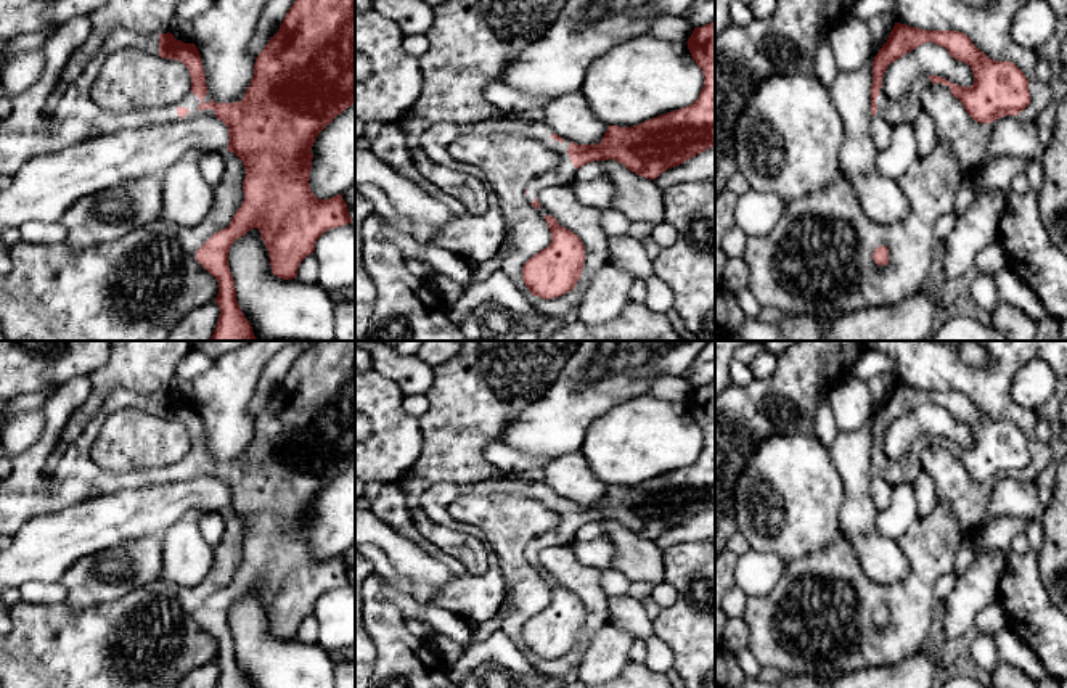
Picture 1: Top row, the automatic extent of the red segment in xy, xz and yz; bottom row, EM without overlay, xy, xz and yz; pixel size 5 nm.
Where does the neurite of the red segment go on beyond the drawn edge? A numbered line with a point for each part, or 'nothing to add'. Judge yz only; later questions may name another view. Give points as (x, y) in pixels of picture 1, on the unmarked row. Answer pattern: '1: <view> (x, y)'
1: yz (905, 470)

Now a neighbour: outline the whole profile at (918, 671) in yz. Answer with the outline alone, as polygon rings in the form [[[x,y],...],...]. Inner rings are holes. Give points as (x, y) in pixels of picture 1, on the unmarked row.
[[[919,651],[893,665],[847,674],[829,688],[935,688],[940,678],[932,659]]]

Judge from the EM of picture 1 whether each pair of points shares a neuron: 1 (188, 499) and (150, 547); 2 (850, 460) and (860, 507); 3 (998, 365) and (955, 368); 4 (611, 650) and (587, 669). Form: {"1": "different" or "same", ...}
{"1": "different", "2": "same", "3": "same", "4": "same"}

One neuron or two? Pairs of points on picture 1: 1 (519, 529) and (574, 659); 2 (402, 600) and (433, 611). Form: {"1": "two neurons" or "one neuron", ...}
{"1": "one neuron", "2": "one neuron"}

